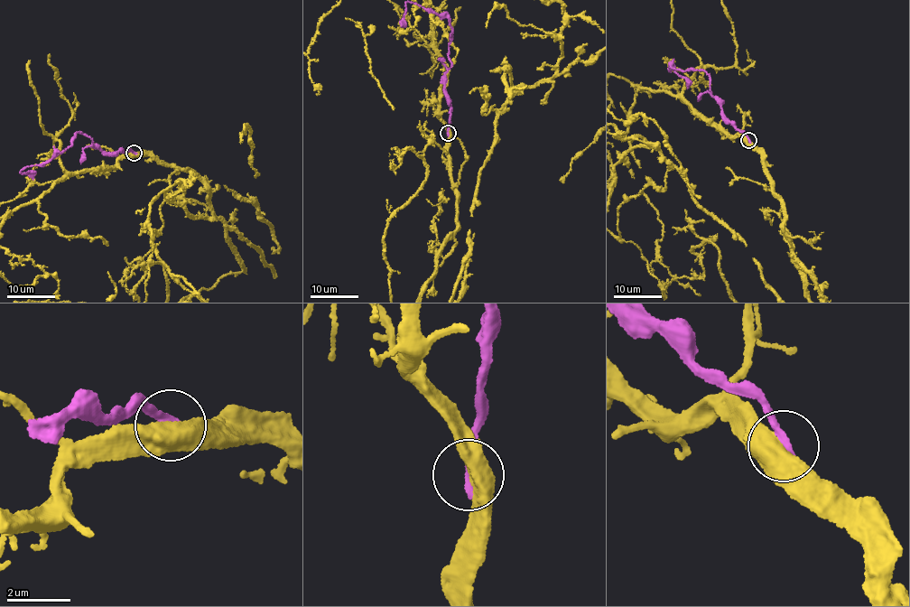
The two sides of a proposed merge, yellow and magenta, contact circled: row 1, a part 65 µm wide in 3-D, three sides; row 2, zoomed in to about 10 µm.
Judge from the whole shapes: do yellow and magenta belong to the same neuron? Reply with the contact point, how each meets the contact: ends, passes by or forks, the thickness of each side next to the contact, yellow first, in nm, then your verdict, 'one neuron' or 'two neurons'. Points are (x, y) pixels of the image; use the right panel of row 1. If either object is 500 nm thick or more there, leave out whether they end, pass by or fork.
(748, 140) | 600/300 nm | two neurons

